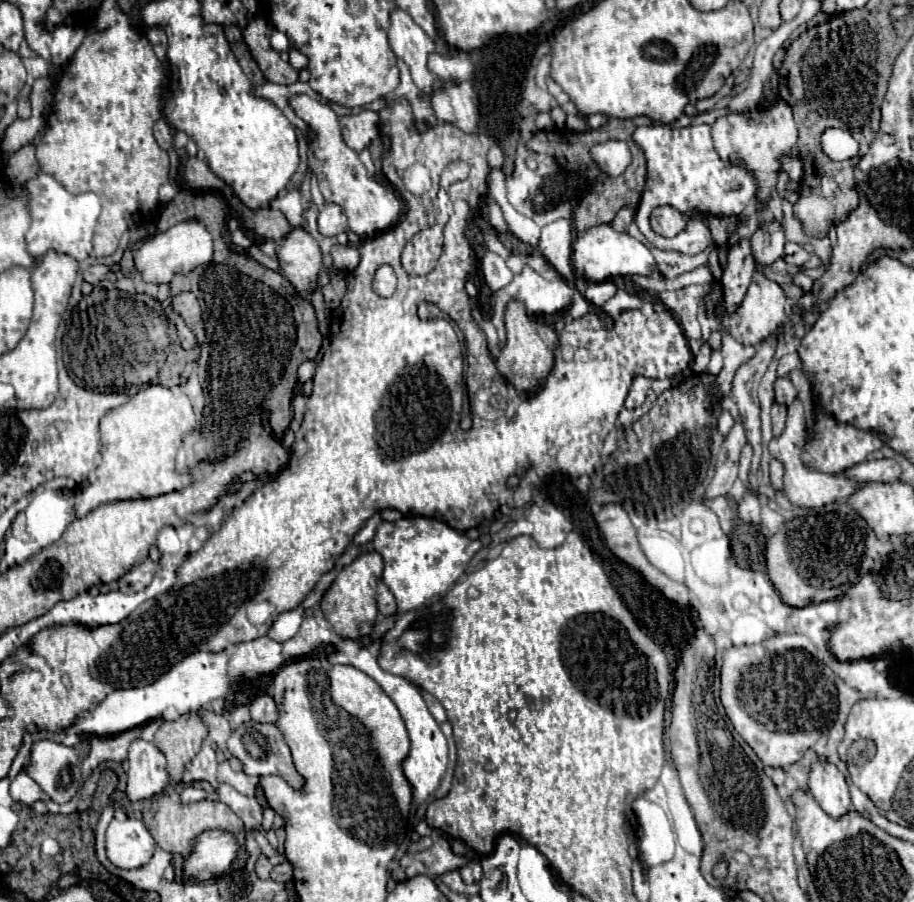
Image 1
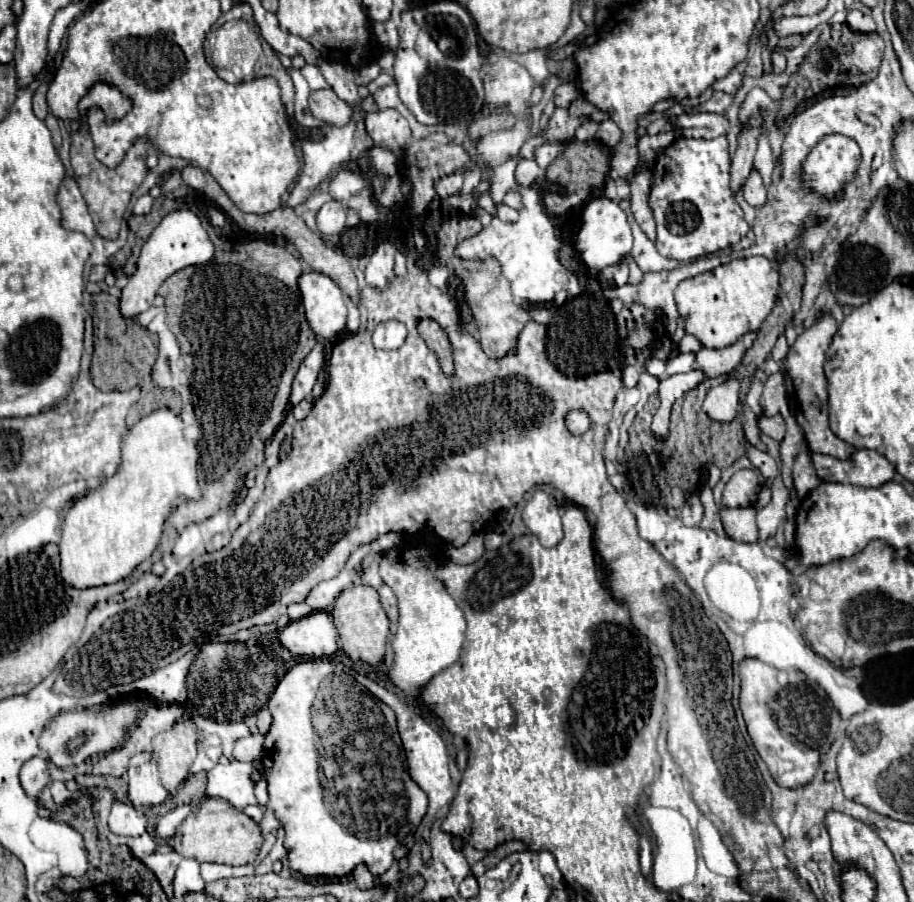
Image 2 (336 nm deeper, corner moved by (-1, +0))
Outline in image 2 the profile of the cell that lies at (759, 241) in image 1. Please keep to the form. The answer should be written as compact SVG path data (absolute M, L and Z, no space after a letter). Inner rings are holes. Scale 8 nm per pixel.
M751 171L745 185L743 185L743 197L749 205L753 207L761 207L765 201L767 201L767 195L765 195L765 185L761 181L761 175L759 171Z

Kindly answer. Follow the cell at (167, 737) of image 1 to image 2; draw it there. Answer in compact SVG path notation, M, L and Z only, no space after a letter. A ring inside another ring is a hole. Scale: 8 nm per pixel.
M181 721L171 731L153 739L153 759L159 765L165 789L175 789L189 773L197 755L197 727L193 721Z

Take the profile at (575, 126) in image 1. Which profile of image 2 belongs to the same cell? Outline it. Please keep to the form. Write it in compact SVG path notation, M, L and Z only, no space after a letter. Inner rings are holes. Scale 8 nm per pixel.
M679 137L671 147L667 147L655 159L653 183L649 193L649 207L653 209L657 221L657 237L655 247L663 257L675 261L699 259L709 253L717 253L721 249L733 247L741 237L747 235L749 225L743 219L743 211L731 193L731 177L729 177L729 143L725 137L717 139L685 139Z

